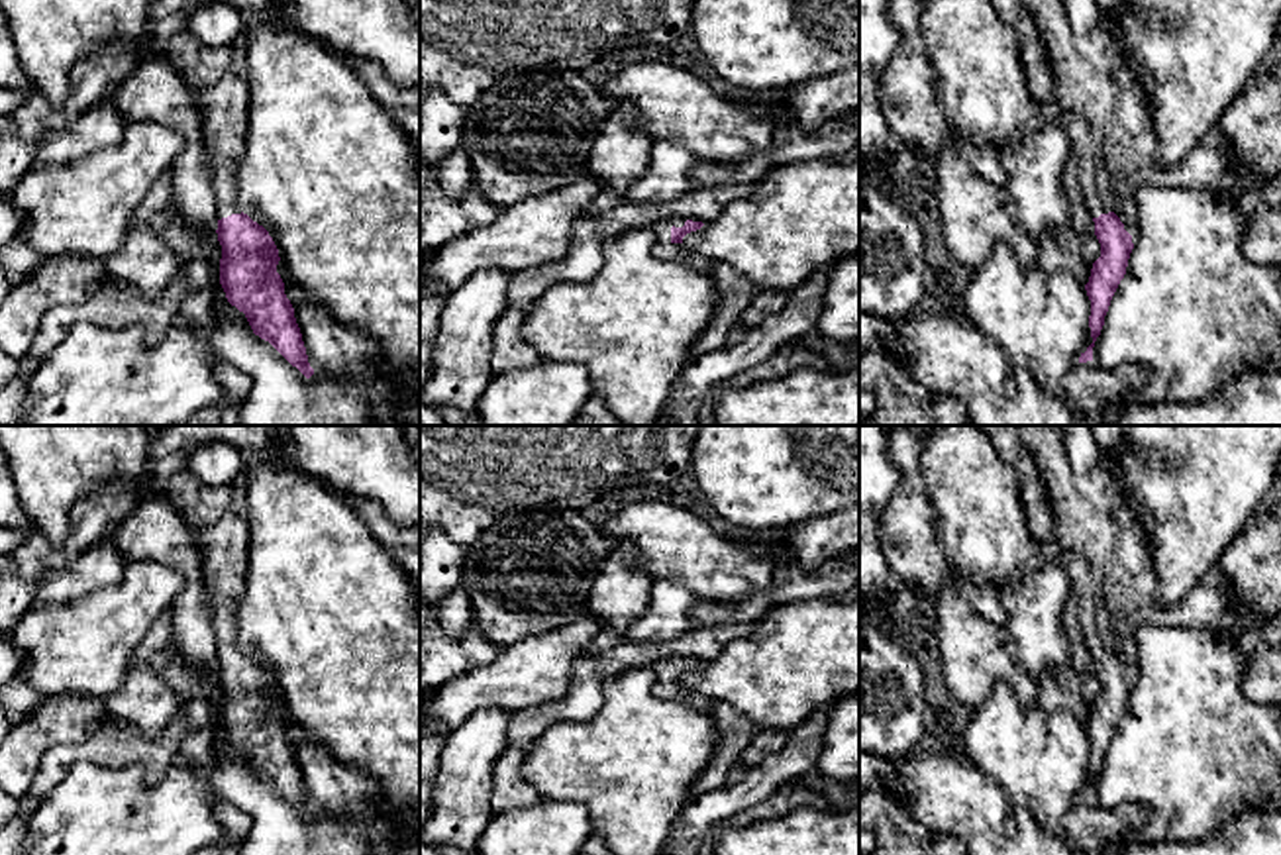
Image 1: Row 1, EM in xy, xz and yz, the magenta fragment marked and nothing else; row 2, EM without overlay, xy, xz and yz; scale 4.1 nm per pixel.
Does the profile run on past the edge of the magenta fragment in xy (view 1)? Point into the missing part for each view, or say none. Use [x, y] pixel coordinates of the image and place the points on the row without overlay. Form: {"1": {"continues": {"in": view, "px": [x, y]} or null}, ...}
{"1": {"continues": {"in": "xy", "px": [224, 546]}}}

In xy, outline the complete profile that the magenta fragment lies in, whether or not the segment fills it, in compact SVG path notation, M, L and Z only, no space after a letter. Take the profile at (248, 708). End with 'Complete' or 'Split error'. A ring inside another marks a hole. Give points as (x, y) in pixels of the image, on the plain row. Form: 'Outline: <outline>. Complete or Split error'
Outline: M245 471L230 488L231 500L222 518L194 529L216 639L216 673L222 684L220 724L228 741L245 753L253 773L310 818L314 808L308 802L294 747L284 733L284 722L277 712L279 688L269 671L243 653L237 641L237 612L247 588L251 541Z. Split error

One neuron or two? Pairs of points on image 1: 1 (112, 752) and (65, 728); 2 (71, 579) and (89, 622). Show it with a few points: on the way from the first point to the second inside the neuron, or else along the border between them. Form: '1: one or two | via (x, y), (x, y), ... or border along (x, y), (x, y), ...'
1: two | border along (108, 716), (89, 738), (67, 748)
2: two | border along (122, 579), (73, 601), (36, 604)

